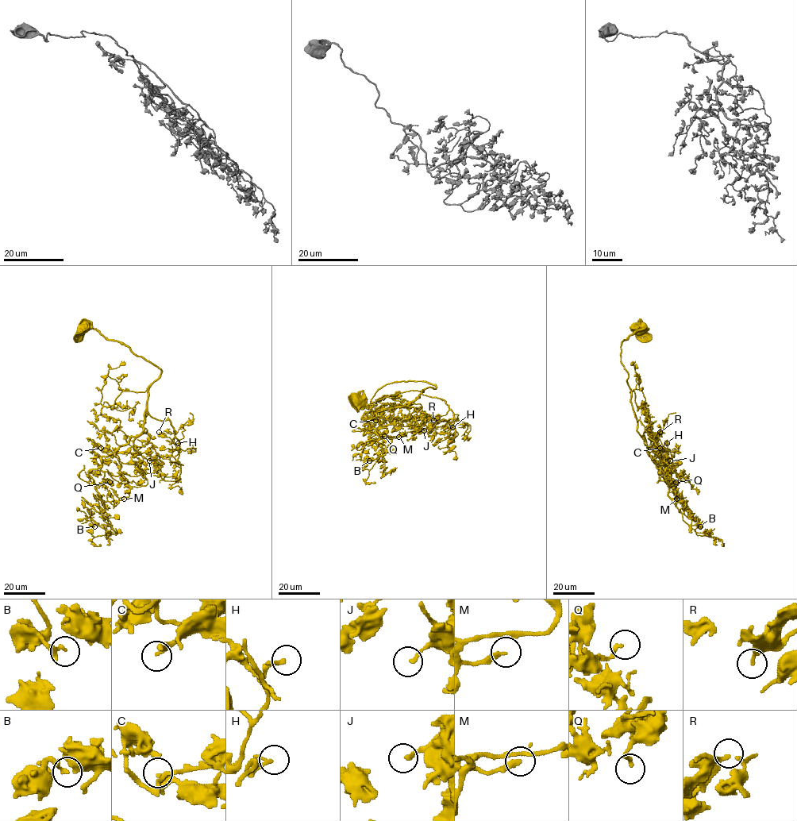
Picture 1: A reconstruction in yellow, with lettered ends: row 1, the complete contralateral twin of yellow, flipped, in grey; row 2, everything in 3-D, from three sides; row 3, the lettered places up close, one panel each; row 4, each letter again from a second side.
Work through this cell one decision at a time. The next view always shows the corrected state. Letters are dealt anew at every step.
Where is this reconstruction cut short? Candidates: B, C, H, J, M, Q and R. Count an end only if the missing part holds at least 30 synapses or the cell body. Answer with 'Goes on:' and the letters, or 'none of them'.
Goes on: none of them

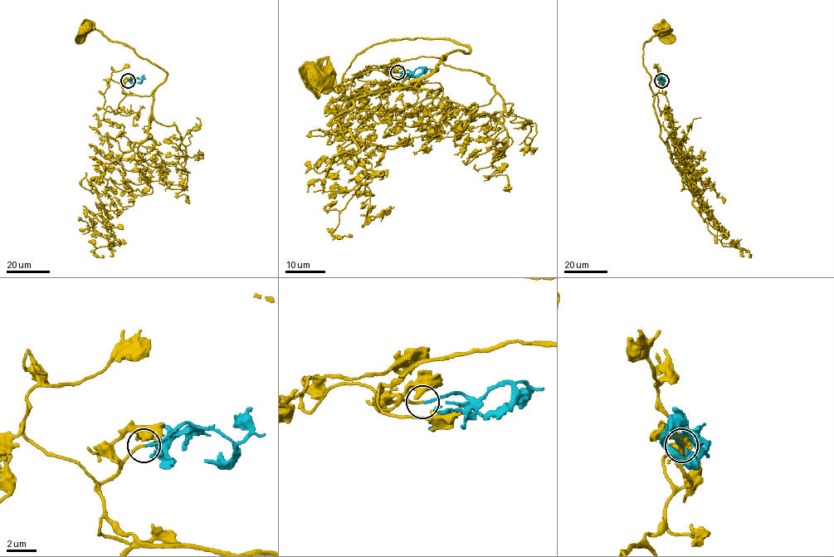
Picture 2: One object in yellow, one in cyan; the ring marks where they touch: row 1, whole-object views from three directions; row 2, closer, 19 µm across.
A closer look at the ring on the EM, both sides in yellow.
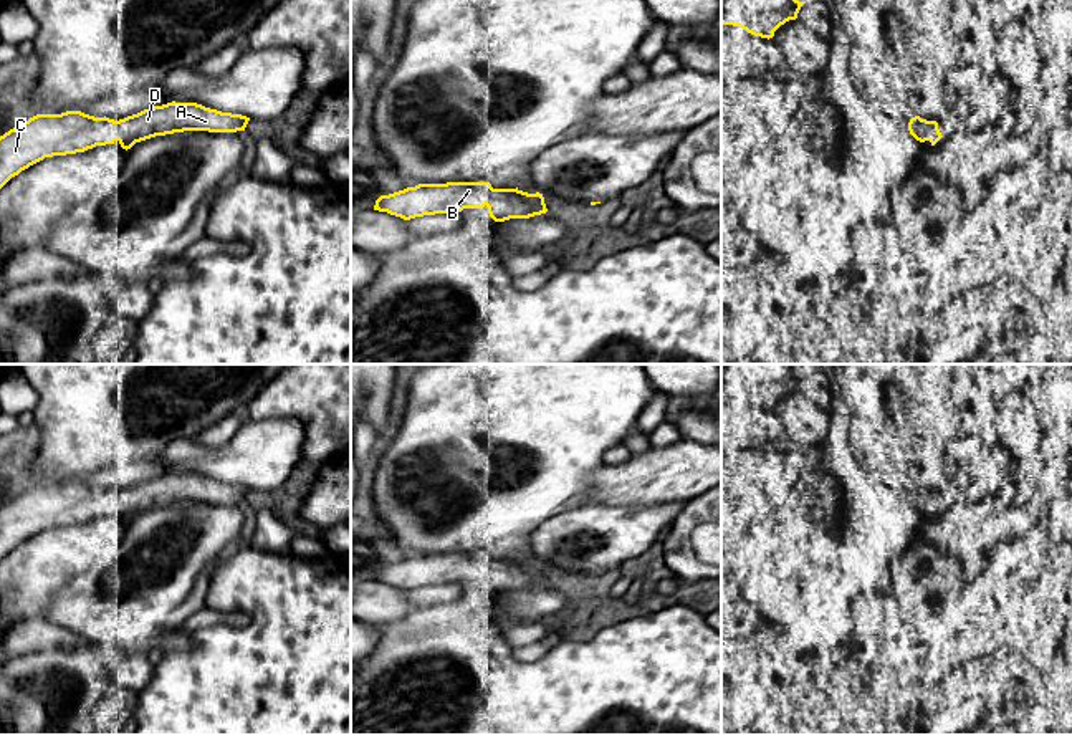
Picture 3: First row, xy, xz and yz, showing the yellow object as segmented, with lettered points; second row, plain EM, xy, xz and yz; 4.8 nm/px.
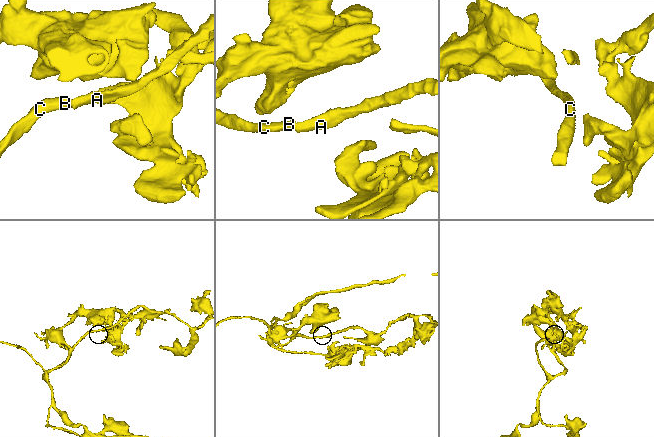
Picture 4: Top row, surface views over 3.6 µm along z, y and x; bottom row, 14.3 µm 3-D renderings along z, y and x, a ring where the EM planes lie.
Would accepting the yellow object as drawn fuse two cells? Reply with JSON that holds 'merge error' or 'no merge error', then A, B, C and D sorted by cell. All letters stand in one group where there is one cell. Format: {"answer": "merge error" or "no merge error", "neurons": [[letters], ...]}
{"answer": "no merge error", "neurons": [["A", "B", "C", "D"]]}

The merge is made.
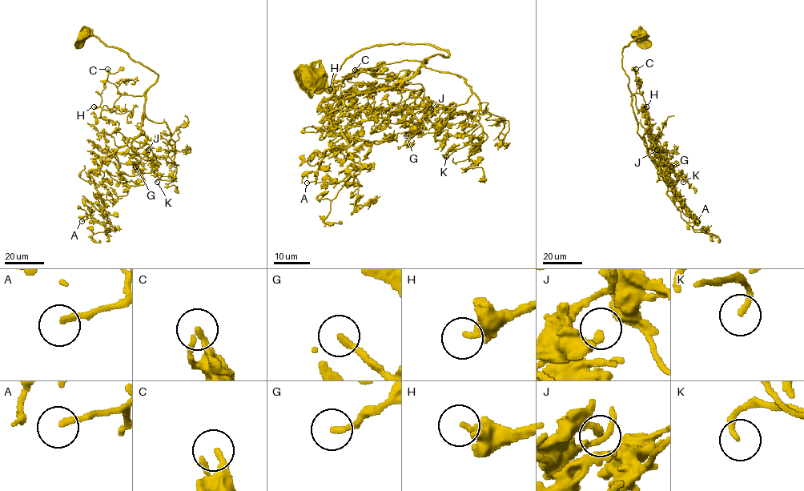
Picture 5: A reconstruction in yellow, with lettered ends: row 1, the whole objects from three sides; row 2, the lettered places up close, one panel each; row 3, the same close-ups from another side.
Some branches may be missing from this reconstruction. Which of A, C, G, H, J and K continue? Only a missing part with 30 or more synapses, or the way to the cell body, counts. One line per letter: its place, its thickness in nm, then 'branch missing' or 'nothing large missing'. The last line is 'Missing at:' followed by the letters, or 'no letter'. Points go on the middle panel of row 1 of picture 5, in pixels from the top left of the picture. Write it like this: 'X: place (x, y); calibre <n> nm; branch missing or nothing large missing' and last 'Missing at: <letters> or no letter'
A: place (307, 183); calibre 190 nm; branch missing
C: place (355, 70); calibre 240 nm; nothing large missing
G: place (406, 135); calibre 200 nm; nothing large missing
H: place (330, 89); calibre 300 nm; nothing large missing
J: place (431, 108); calibre 240 nm; nothing large missing
K: place (446, 156); calibre 190 nm; branch missing
Missing at: A, K

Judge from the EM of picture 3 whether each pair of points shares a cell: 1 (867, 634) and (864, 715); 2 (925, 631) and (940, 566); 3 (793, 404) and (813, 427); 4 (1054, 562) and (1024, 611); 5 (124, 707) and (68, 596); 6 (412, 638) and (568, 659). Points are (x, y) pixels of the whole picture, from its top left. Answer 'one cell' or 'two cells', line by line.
1: one cell
2: one cell
3: one cell
4: one cell
5: two cells
6: one cell

